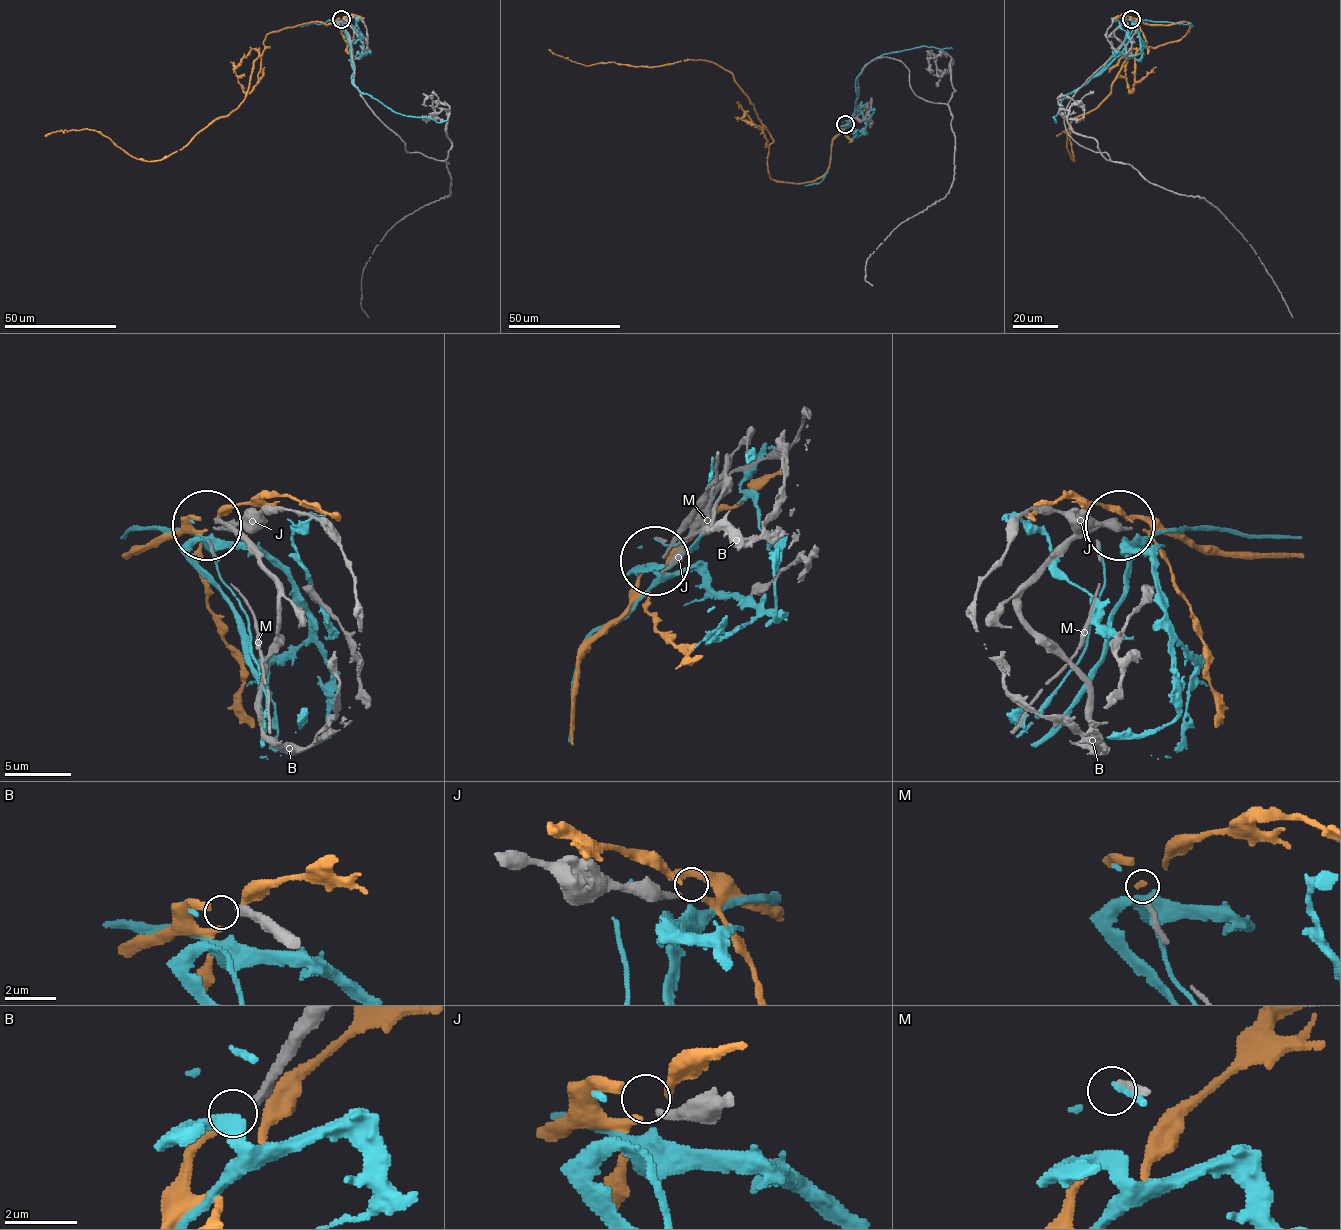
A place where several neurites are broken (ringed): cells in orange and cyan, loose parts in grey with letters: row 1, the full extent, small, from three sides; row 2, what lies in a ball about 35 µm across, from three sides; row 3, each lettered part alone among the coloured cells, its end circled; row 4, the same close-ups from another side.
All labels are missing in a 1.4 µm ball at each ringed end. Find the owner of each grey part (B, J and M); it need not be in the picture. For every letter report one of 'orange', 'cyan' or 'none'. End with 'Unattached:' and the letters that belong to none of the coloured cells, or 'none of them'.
B: orange
J: none
M: none
Unattached: J, M

